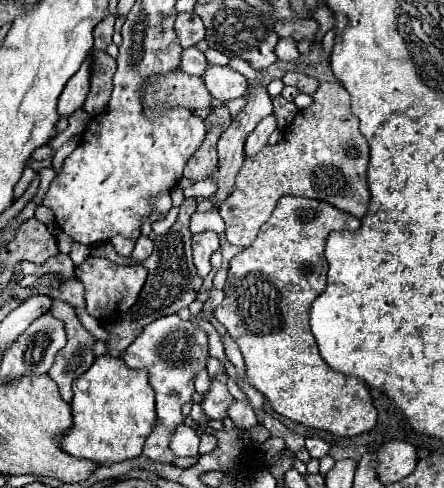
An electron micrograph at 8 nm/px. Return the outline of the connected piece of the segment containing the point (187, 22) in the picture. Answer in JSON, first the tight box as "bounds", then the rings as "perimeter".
{"bounds":[175,13,205,49],"perimeter":[[[179,13],[175,21],[175,33],[183,49],[197,45],[205,37],[203,21],[195,13]]]}

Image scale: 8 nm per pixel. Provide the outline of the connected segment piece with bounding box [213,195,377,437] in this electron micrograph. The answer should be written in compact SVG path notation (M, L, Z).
M281 197L271 219L259 229L257 239L237 253L229 263L229 277L225 283L225 299L215 309L215 319L229 331L247 367L247 381L265 395L271 409L295 423L313 429L331 431L337 437L355 437L375 427L377 413L371 403L369 389L357 377L347 377L333 371L321 357L315 337L309 327L309 307L319 297L327 283L327 261L323 257L325 241L331 231L355 231L361 221L329 203L307 197Z

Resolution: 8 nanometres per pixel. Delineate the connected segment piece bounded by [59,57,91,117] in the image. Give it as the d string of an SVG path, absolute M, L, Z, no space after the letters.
M87 57L81 65L81 69L67 81L61 97L59 97L59 113L71 115L73 111L81 109L85 103L85 97L89 93L89 77L91 77L91 57Z

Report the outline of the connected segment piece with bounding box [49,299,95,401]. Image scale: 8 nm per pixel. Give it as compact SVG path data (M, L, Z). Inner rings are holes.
M53 301L51 313L65 321L67 345L57 353L53 367L49 369L49 377L57 383L59 395L63 401L71 401L71 381L83 375L95 361L93 343L95 337L81 325L75 315L75 309L65 301Z

